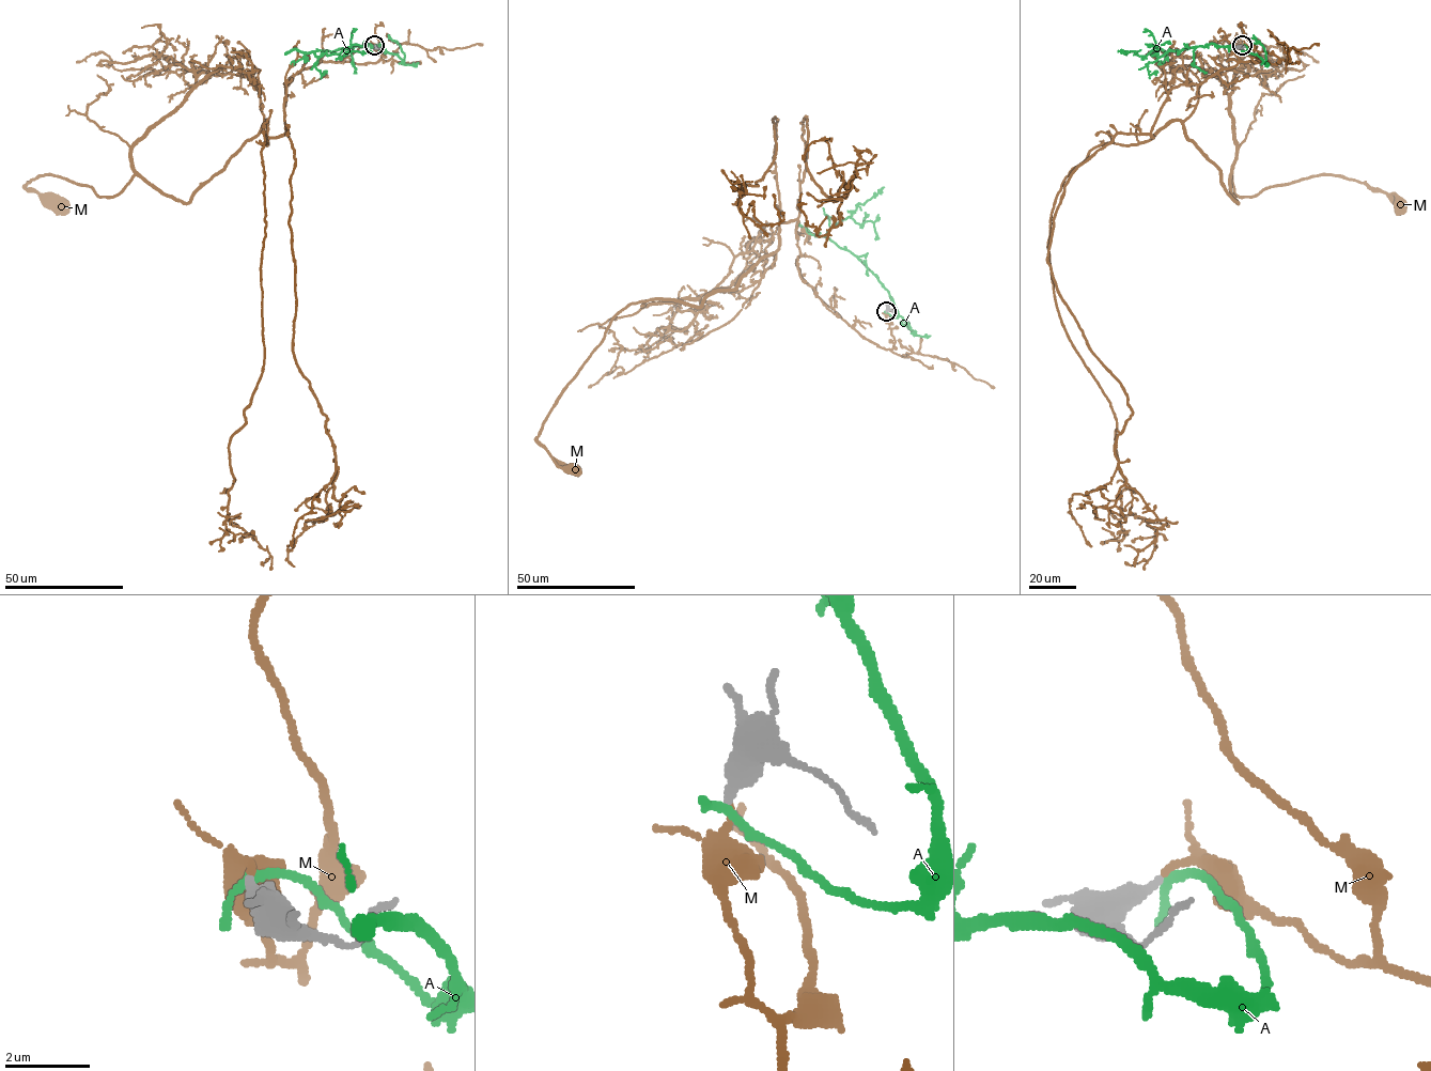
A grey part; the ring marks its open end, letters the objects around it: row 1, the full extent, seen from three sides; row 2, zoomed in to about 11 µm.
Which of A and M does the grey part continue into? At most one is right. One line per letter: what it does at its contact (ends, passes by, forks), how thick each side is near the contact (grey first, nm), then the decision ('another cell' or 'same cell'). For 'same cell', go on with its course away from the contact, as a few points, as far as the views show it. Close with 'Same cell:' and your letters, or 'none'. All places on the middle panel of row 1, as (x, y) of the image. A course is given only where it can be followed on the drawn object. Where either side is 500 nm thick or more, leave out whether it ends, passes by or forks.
A: it passes by; calibres 340 and 190 nm; another cell
M: it ends; calibres 360 and 150 nm; same cell; course (886, 311), (891, 350), (817, 295), (797, 220), (780, 222), (734, 289), (612, 319), (537, 437), (570, 468)
Same cell: M

